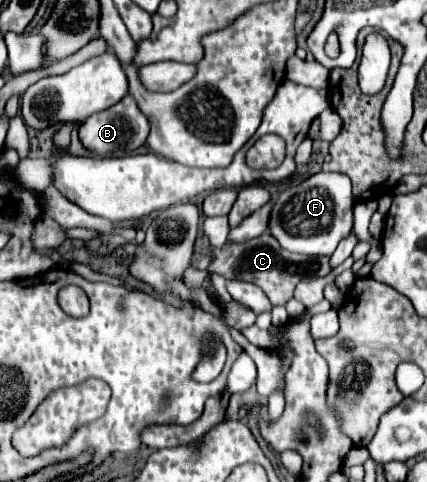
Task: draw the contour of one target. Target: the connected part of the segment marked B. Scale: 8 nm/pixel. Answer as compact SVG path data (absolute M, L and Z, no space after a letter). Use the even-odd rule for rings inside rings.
M125 96L115 106L103 110L103 112L97 112L97 114L89 116L85 122L81 122L79 140L95 156L125 156L125 154L129 154L127 150L137 150L139 146L145 144L147 132L149 132L147 118L143 116L143 112L139 110L135 100L131 96Z

